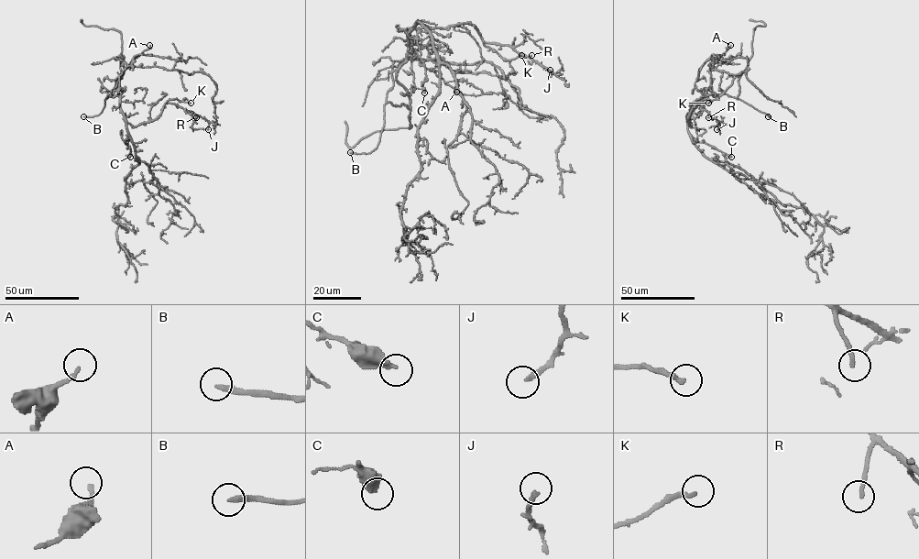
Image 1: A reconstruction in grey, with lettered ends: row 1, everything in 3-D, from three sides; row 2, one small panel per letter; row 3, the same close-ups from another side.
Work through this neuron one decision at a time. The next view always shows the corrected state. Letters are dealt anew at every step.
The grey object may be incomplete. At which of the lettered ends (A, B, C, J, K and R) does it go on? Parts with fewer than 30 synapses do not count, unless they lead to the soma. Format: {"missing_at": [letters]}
{"missing_at": ["B", "K", "R"]}

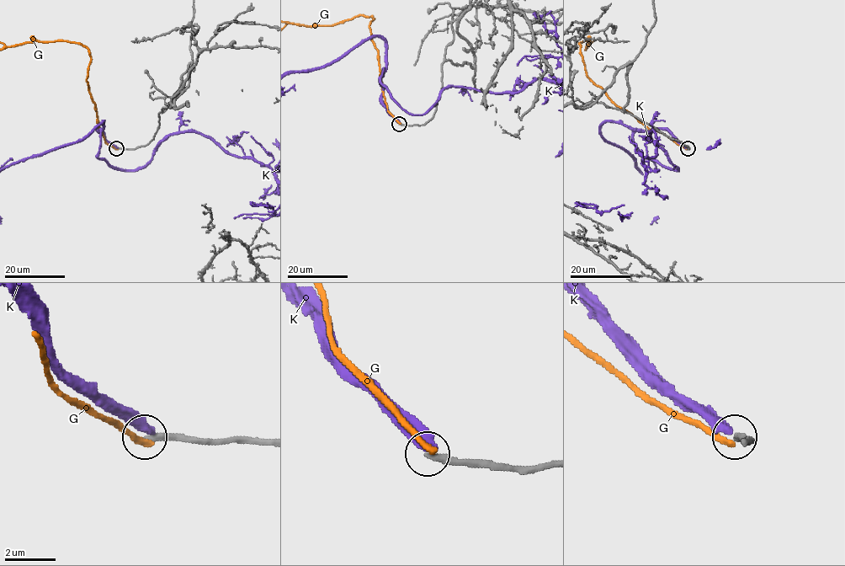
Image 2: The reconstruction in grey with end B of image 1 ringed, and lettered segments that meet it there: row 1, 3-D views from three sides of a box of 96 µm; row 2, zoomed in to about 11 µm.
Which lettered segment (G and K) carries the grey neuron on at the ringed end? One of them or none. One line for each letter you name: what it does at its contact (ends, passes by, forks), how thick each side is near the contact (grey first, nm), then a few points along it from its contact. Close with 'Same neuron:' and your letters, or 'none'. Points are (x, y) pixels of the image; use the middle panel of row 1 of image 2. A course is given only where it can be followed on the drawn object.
Same neuron: none

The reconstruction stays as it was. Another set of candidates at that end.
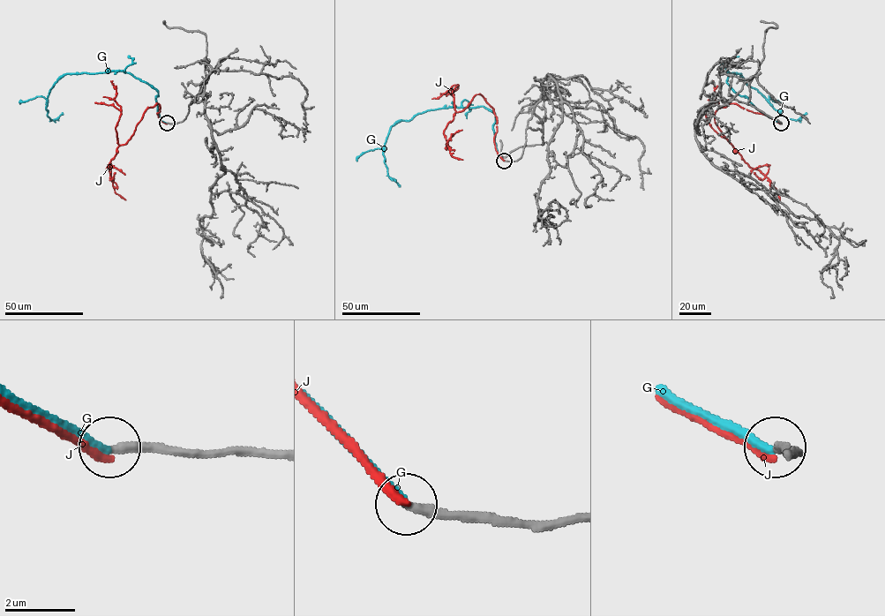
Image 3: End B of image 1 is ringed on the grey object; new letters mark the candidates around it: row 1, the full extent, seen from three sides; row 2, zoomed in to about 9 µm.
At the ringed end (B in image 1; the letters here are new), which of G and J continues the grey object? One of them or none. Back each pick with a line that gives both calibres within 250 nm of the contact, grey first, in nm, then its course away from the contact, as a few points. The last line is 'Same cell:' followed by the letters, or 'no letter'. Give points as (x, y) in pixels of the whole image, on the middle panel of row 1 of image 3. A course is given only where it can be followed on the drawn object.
G: 240/240 nm | via (504, 161), (492, 112), (482, 106), (427, 110), (398, 121), (388, 133), (384, 162), (400, 186)
Same cell: G

